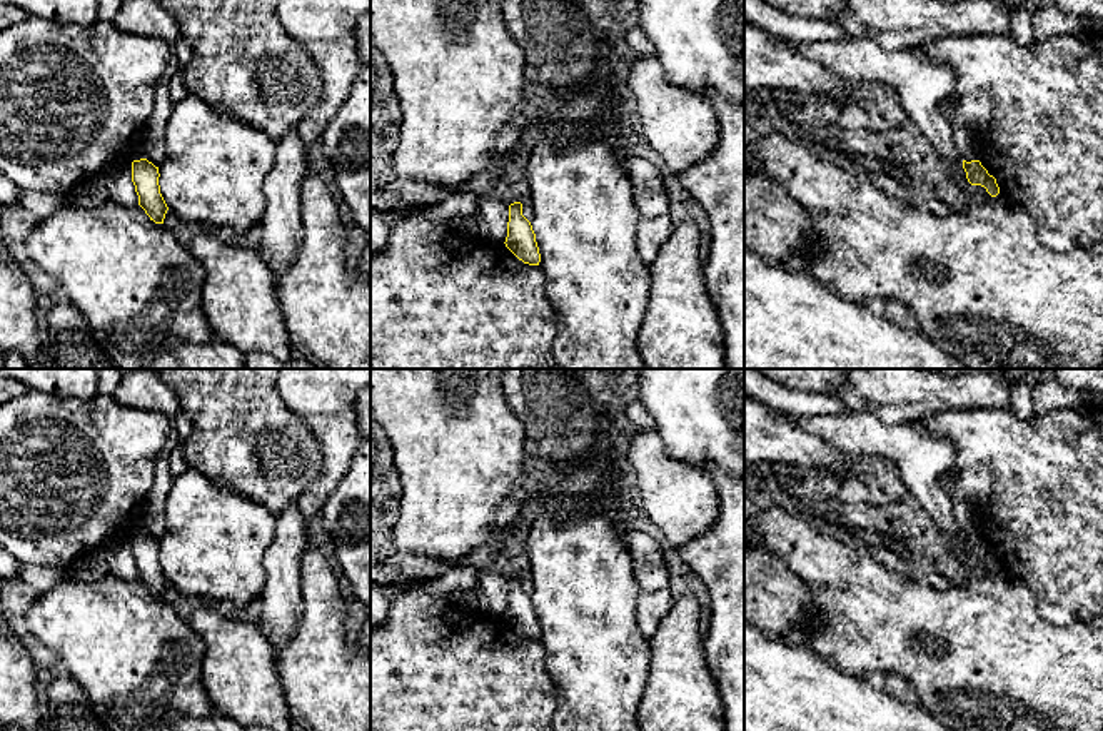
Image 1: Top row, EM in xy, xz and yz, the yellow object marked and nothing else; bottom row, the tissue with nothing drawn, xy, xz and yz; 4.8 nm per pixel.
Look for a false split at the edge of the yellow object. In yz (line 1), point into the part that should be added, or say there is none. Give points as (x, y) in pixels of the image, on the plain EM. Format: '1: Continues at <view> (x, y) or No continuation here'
1: No continuation here

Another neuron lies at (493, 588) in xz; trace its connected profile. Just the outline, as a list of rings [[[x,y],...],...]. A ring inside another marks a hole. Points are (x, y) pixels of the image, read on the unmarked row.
[[[476,571],[476,584],[479,587],[477,611],[484,616],[504,618],[507,611],[509,581],[492,571]]]

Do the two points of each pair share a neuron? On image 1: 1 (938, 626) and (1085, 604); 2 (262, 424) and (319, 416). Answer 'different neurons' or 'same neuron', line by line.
1: different neurons
2: different neurons

